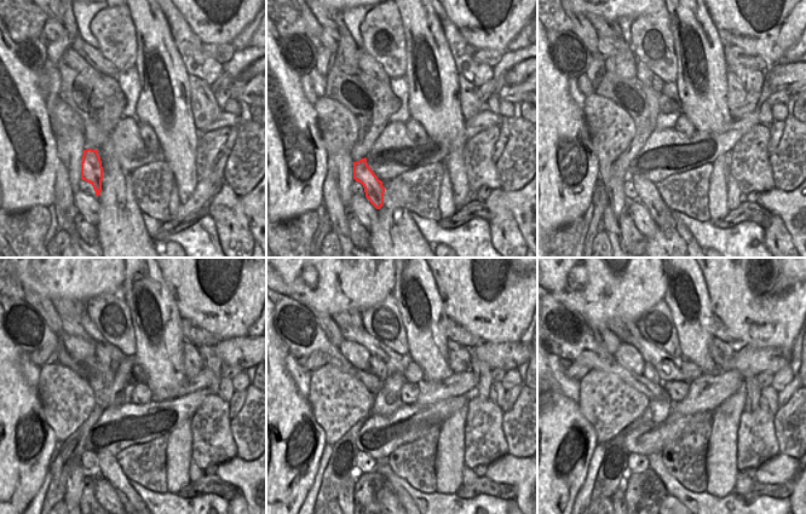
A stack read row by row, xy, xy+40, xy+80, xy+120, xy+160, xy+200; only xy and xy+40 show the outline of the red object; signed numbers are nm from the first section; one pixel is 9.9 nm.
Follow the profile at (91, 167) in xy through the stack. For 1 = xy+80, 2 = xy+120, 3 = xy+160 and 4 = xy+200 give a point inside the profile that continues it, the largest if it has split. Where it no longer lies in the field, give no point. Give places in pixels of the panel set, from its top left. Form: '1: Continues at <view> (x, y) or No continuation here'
1: Continues at xy+80 (649, 195)
2: Continues at xy+120 (108, 467)
3: Continues at xy+160 (383, 467)
4: Continues at xy+200 (678, 503).

